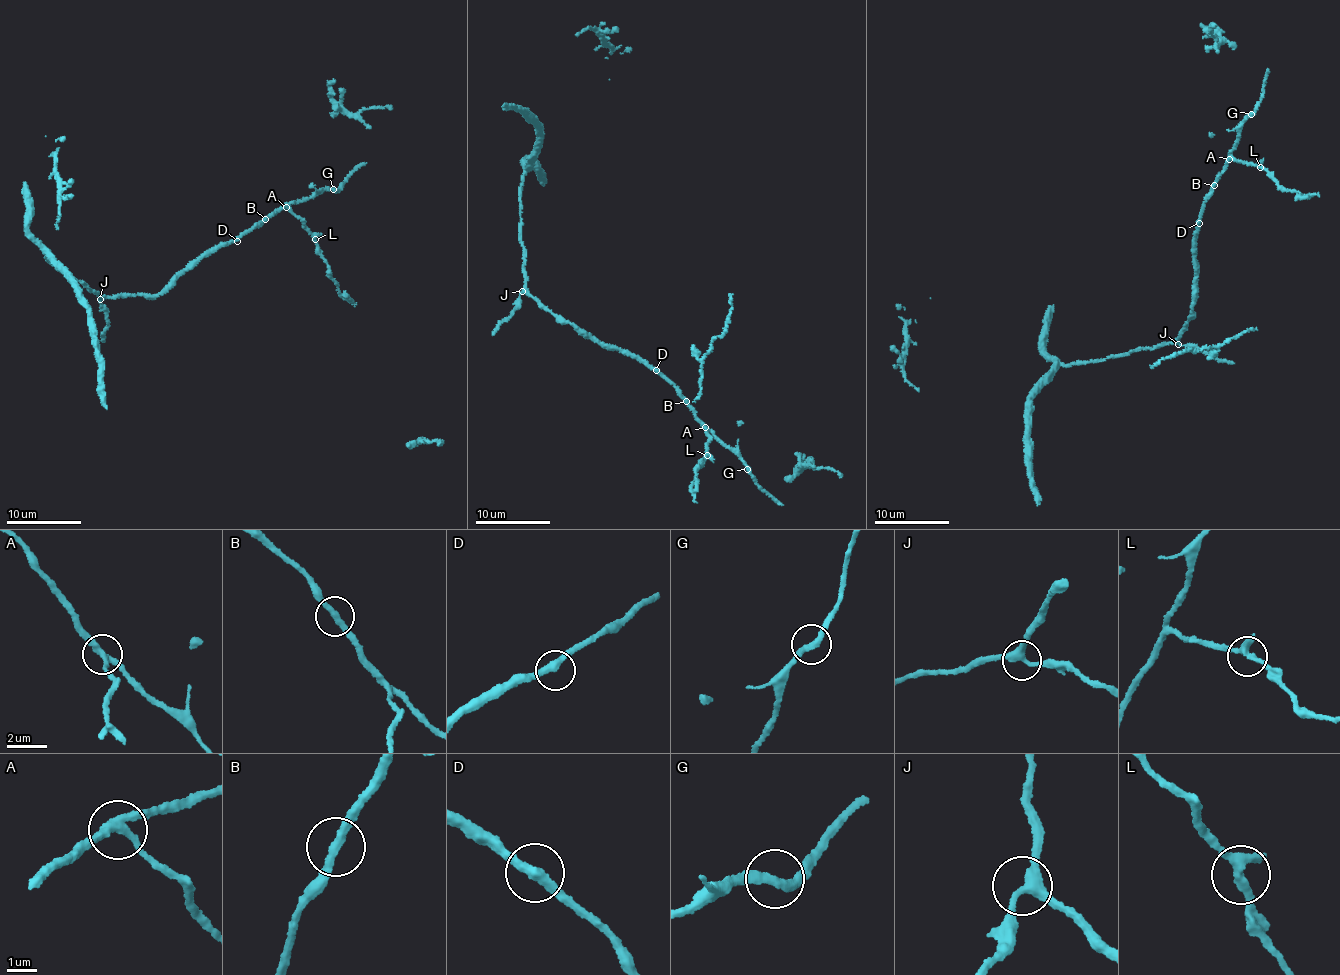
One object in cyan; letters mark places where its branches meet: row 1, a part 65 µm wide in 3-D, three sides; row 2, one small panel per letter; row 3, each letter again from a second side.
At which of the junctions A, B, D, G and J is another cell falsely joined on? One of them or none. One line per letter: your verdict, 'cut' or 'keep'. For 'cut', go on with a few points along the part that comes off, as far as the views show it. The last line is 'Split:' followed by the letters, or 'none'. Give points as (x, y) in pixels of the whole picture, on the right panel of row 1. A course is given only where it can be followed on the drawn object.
A: cut
B: keep
D: keep
G: keep
J: keep
Split: A

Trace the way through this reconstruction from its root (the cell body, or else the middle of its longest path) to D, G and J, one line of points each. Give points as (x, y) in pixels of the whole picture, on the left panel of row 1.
D: (219, 245), (237, 241)
G: (219, 245), (295, 202), (323, 189), (333, 189)
J: (219, 245), (199, 258), (174, 285), (156, 294), (121, 293), (100, 299)

